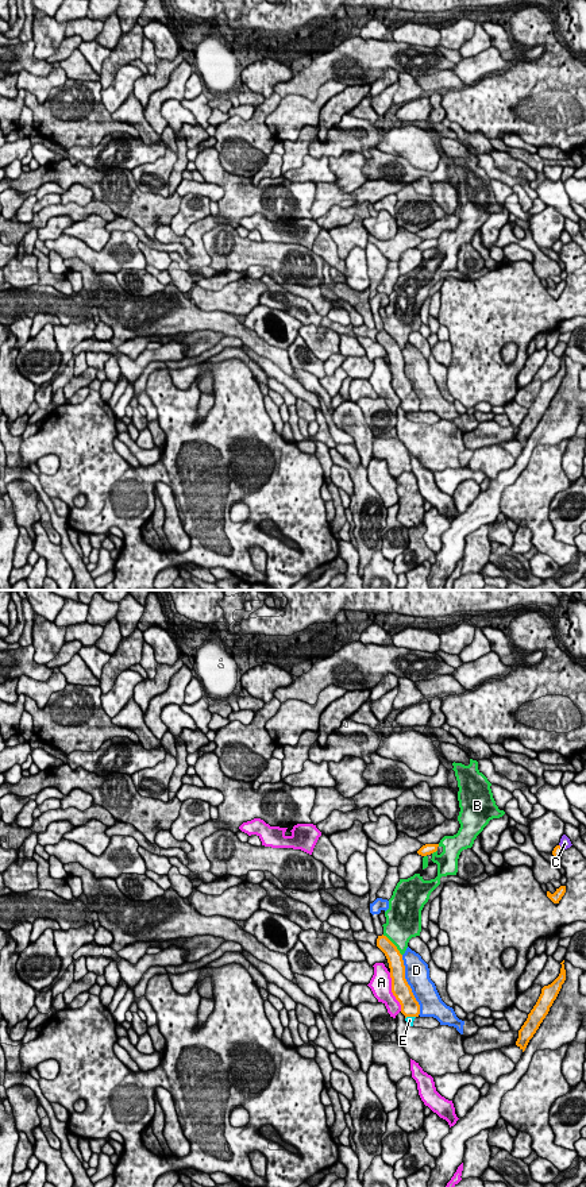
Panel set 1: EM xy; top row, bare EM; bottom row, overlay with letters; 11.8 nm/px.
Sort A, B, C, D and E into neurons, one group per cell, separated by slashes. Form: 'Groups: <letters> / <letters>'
Groups: A / B / C D / E

